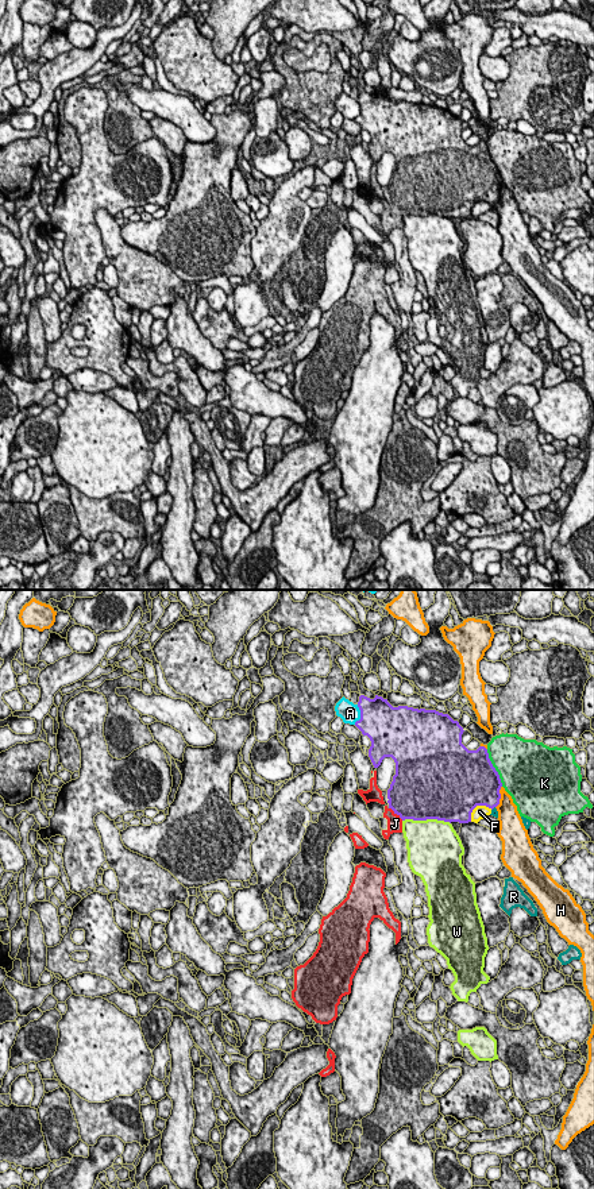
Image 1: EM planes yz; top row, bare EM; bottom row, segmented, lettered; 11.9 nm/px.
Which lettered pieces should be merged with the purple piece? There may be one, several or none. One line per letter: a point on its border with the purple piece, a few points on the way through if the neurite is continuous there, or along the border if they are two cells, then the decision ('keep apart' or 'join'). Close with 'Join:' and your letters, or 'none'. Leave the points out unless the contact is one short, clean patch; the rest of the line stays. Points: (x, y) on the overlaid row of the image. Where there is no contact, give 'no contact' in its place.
A: meets purple in yz at (361, 714); keep apart
F: meets purple in yz at (477, 805); keep apart
H: meets purple in yz at (500, 796); keep apart
J: meets purple in yz at (396, 813); join
K: meets purple in yz at (494, 768); keep apart
R: meets purple in yz at (493, 807); keep apart
W: meets purple in yz at (427, 818); keep apart
Join: J

